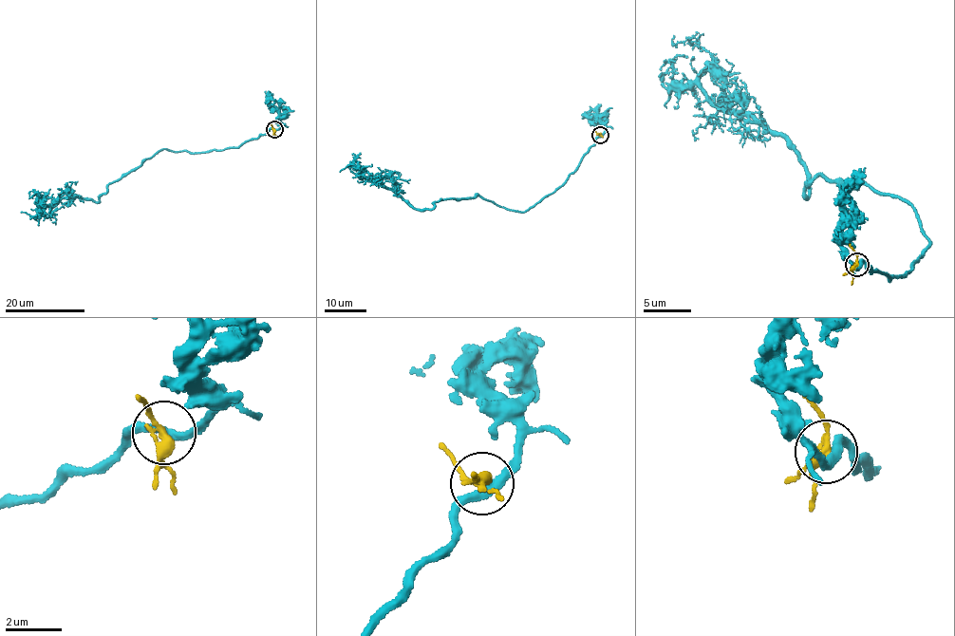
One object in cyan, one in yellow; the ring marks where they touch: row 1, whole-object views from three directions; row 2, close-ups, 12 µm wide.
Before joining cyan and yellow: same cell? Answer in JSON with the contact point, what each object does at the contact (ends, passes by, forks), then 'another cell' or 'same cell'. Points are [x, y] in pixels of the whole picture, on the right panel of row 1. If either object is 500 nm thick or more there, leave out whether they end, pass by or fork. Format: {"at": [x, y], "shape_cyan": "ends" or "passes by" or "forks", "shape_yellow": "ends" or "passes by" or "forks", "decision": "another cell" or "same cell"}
{"at": [856, 265], "shape_cyan": "passes by", "shape_yellow": "passes by", "decision": "another cell"}

